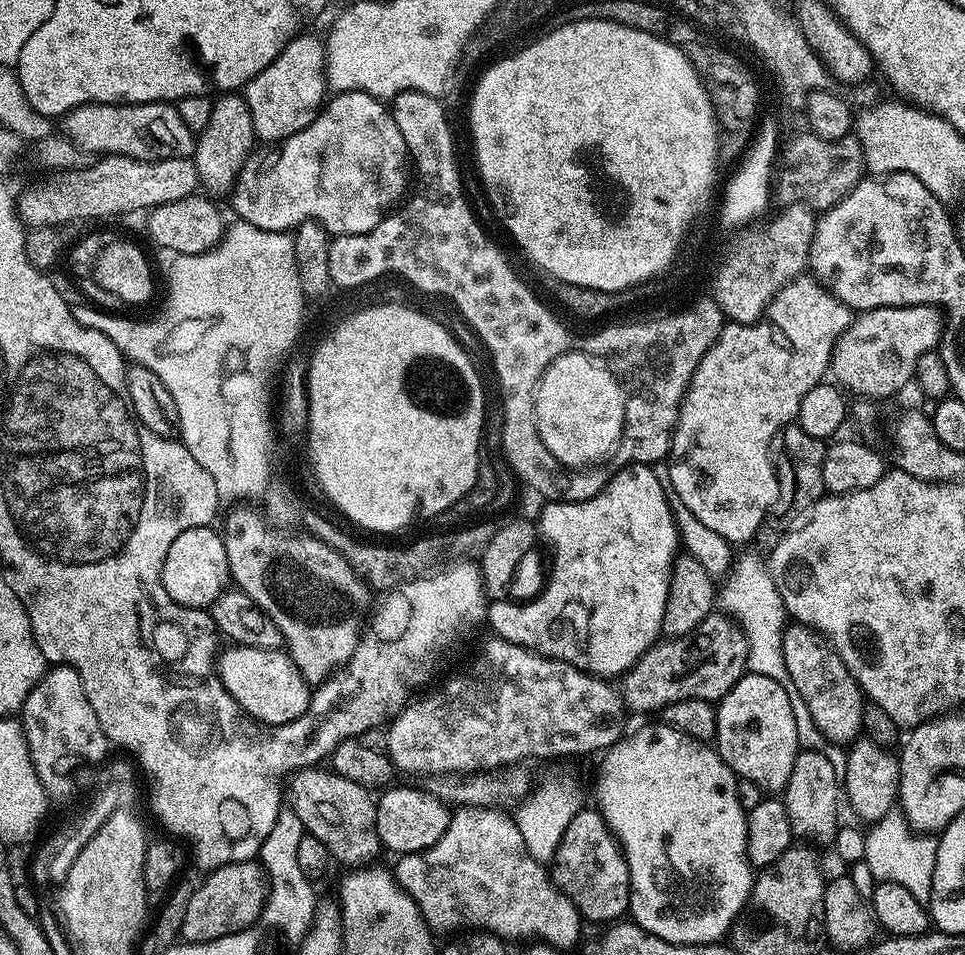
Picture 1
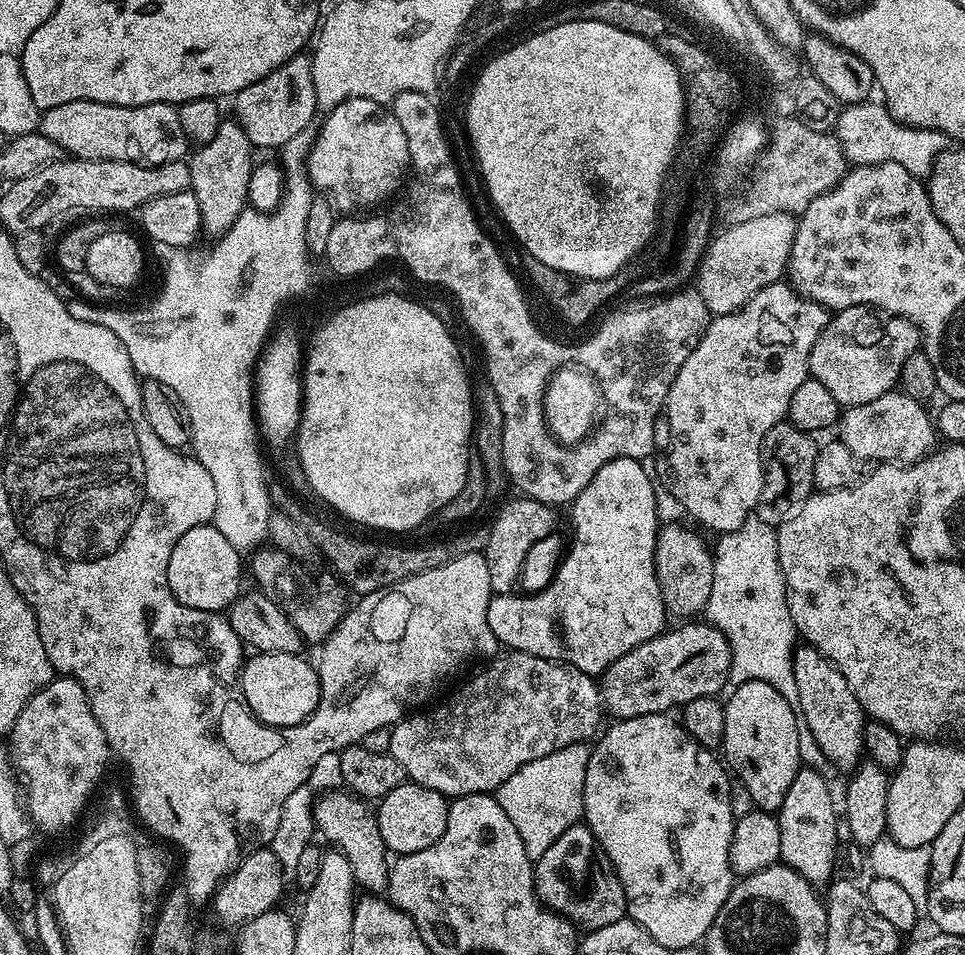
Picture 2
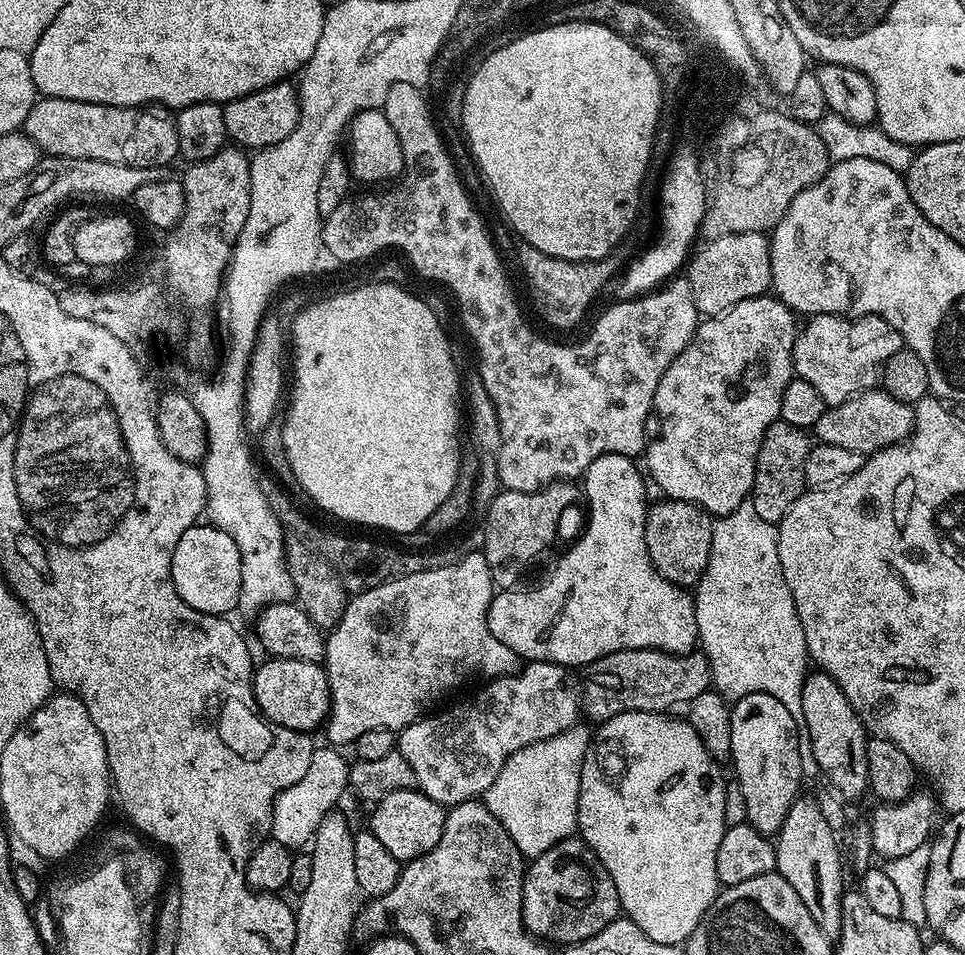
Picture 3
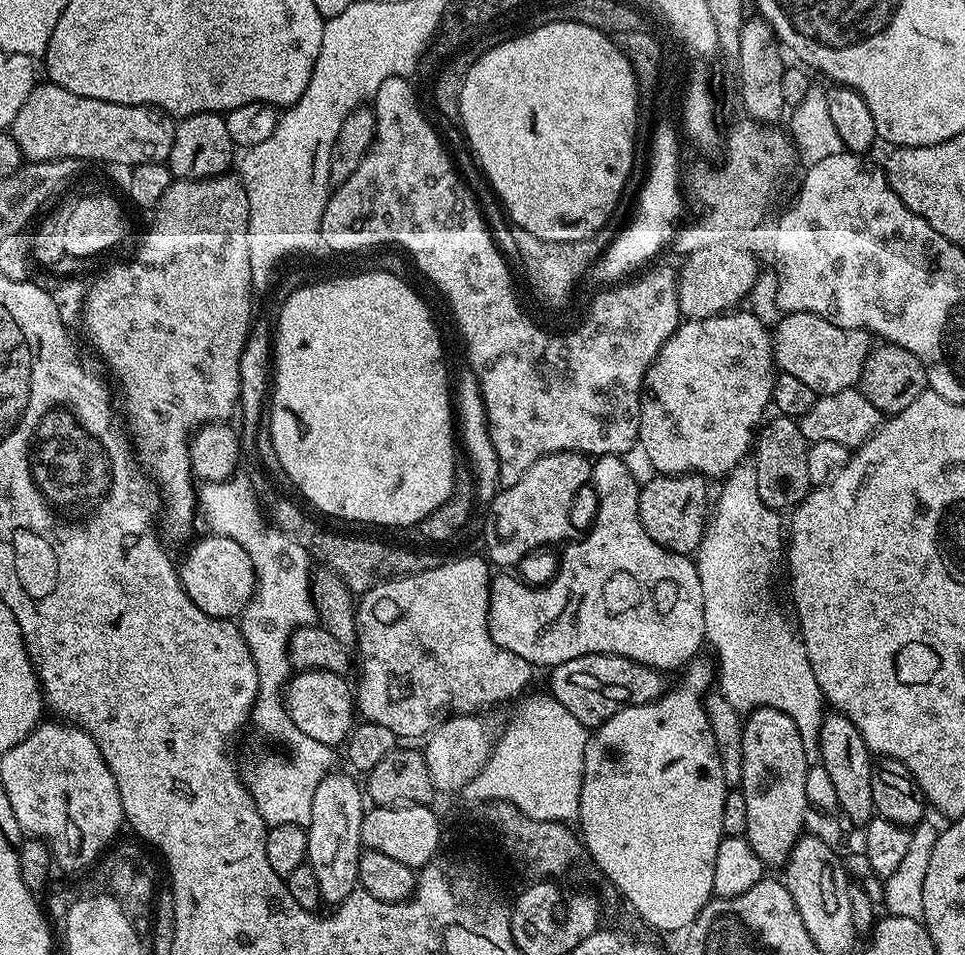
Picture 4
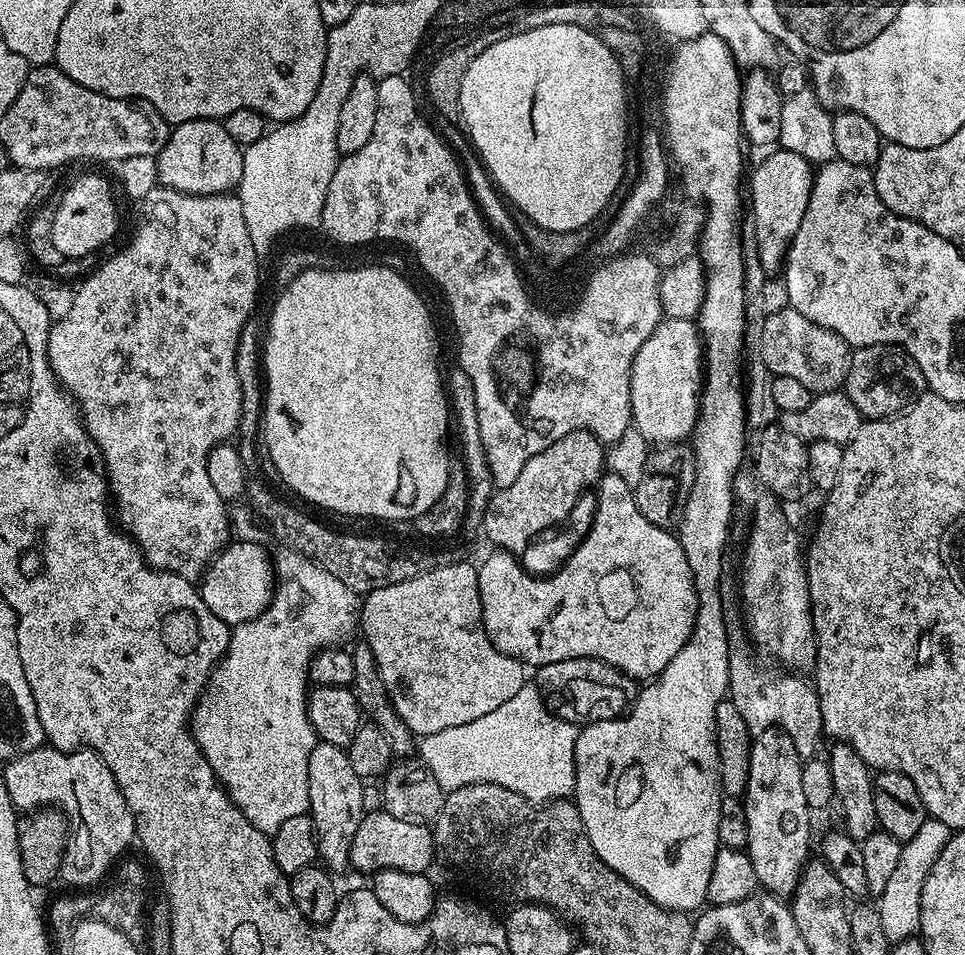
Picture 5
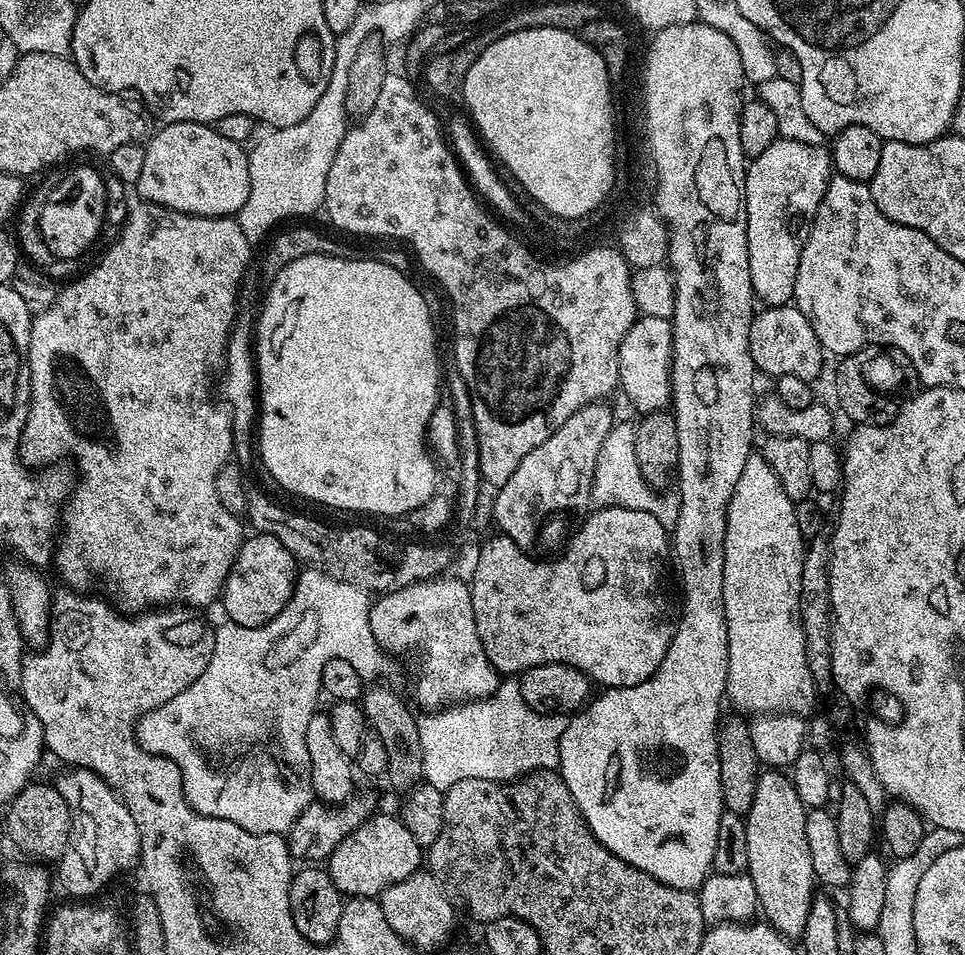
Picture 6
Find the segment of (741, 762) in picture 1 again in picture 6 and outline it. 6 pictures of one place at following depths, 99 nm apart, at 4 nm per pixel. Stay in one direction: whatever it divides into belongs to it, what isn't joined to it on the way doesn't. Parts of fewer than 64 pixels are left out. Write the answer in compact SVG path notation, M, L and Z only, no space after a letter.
M780 770L761 771L754 790L754 802L744 822L746 847L750 854L746 874L754 882L754 890L758 890L758 908L762 916L764 912L763 919L789 938L803 937L806 918L810 918L810 906L817 891L815 888L818 888L806 840L808 814L809 809L798 796L791 775Z

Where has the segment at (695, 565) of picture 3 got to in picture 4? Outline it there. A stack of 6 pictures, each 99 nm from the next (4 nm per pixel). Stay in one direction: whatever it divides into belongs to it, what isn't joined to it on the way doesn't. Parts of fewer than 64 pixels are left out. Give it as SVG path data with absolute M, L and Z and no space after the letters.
M681 474L675 478L654 478L650 482L640 485L638 494L638 510L641 527L650 534L650 538L658 542L665 551L682 553L685 556L697 551L705 527L708 522L708 508L704 506L704 499L708 496L708 488L705 477L699 474Z

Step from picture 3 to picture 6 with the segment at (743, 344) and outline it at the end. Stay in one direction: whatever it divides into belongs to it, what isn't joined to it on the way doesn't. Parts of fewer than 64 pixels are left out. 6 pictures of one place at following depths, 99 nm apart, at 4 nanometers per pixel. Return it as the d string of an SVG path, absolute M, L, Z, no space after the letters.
M640 314L637 315L636 320L630 326L630 330L626 330L626 334L620 343L618 350L618 374L620 375L620 383L618 385L619 391L625 392L628 395L628 400L637 408L637 413L643 414L646 412L658 412L669 407L672 398L672 322L666 318L650 318L649 316Z

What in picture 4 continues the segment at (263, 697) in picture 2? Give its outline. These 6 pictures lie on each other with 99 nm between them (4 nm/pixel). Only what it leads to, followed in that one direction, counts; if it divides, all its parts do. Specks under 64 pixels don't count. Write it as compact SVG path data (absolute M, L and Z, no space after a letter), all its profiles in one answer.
M322 670L309 672L297 671L286 685L284 706L287 708L294 726L306 734L306 738L314 738L314 742L322 742L329 746L343 745L358 720L356 697L351 683L347 684L344 676Z

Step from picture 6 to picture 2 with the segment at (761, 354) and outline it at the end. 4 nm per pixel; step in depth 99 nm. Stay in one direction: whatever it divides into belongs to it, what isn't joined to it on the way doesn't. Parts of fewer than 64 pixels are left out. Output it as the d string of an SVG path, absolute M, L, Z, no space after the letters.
M850 306L839 309L818 334L808 355L811 379L822 382L841 409L853 408L893 391L900 383L906 358L921 347L919 328L901 316L881 314L871 308Z

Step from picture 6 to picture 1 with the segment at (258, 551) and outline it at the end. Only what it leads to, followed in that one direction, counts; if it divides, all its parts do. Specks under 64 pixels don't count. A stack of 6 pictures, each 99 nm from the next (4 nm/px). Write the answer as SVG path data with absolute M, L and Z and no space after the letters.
M209 526L182 530L166 554L166 562L162 566L162 583L166 586L166 594L187 608L207 609L229 587L224 537L214 529Z

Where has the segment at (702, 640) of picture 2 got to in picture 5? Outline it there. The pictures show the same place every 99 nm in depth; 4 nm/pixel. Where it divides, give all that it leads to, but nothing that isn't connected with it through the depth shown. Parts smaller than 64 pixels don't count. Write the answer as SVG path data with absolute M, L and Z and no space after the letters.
M575 656L566 662L541 664L535 669L534 683L540 689L549 712L554 712L571 724L592 720L615 720L625 715L630 702L638 695L638 684L633 677L619 672L601 660Z

